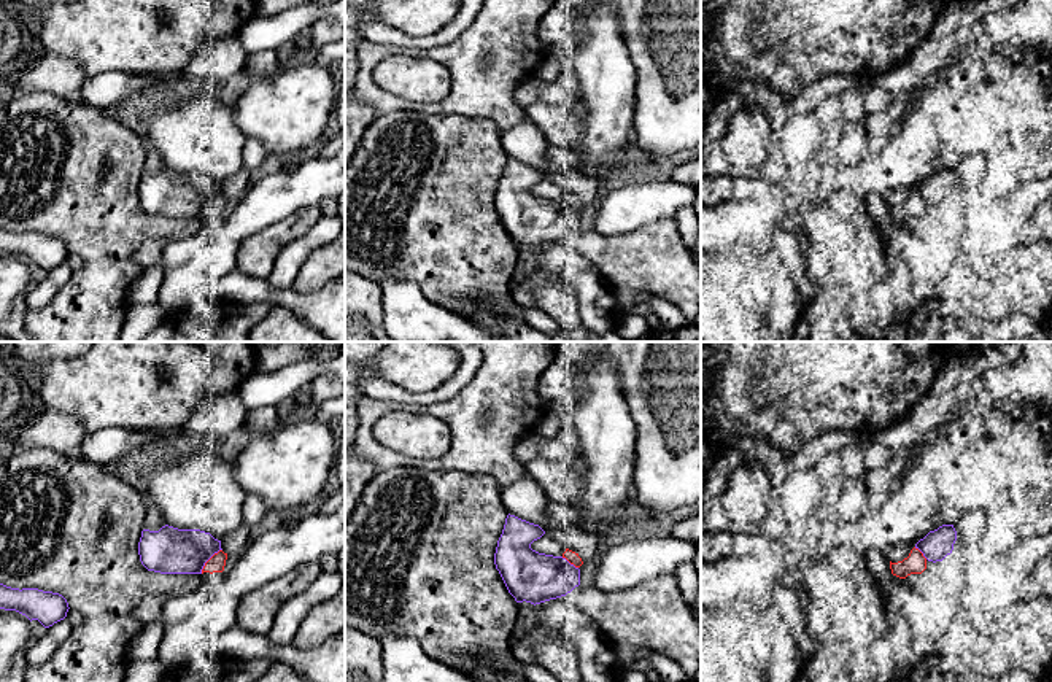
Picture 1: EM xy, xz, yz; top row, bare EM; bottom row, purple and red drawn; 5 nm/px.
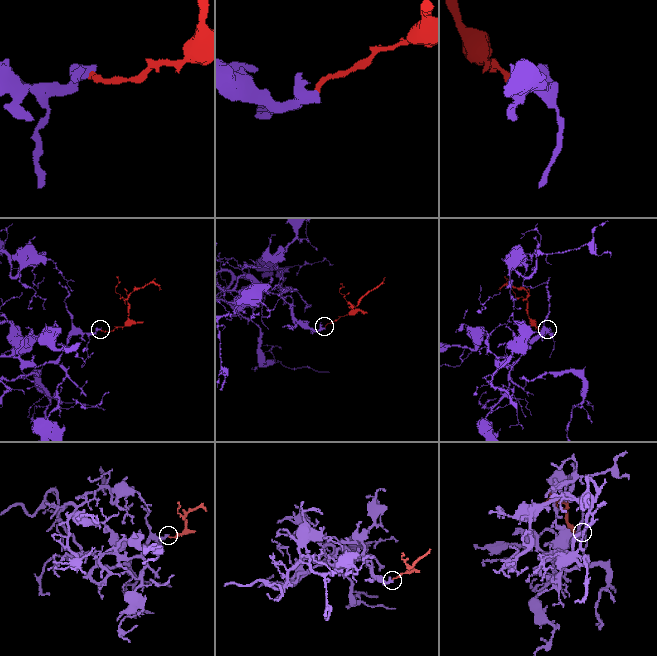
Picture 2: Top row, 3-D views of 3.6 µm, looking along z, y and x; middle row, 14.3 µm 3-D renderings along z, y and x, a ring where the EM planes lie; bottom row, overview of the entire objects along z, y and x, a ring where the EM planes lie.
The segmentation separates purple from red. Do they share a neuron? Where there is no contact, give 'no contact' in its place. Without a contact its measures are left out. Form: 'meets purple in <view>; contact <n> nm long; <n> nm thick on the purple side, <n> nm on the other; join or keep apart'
meets purple in xy; contact 170 nm long; 240 nm thick on the purple side, 90 nm on the other; keep apart

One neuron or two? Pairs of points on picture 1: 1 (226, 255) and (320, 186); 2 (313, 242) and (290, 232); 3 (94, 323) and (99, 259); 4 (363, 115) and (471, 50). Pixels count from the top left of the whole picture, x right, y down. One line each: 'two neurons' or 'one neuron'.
1: one neuron
2: two neurons
3: one neuron
4: two neurons

